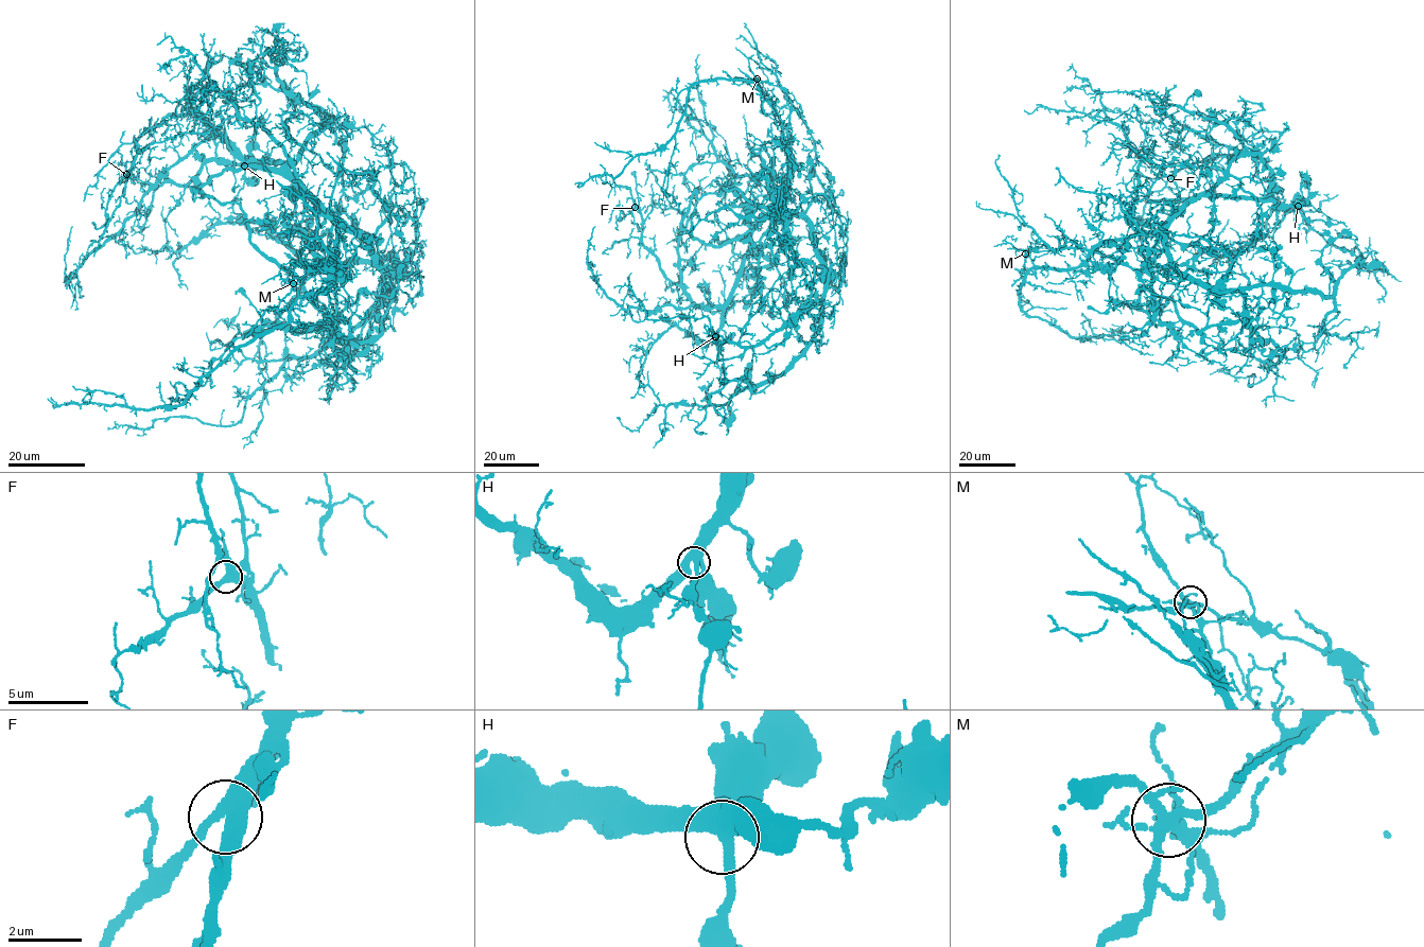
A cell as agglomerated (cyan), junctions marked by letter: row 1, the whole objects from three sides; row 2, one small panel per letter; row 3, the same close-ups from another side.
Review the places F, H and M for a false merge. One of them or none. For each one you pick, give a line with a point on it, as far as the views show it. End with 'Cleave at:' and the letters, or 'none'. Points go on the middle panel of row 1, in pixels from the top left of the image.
M: at (757, 79)
Cleave at: M

